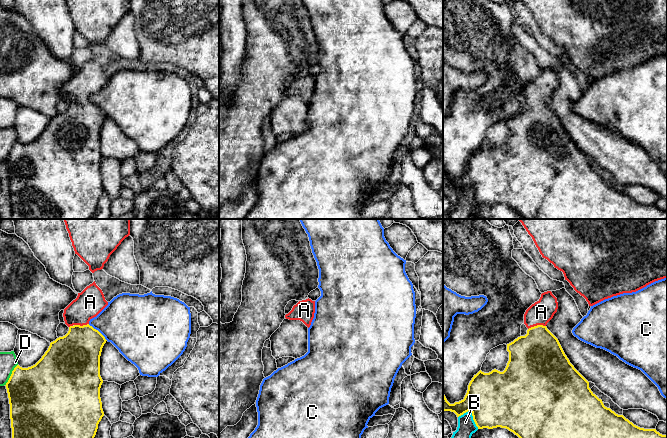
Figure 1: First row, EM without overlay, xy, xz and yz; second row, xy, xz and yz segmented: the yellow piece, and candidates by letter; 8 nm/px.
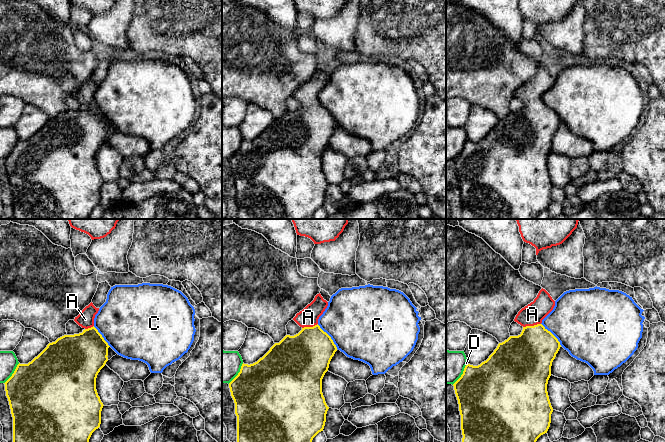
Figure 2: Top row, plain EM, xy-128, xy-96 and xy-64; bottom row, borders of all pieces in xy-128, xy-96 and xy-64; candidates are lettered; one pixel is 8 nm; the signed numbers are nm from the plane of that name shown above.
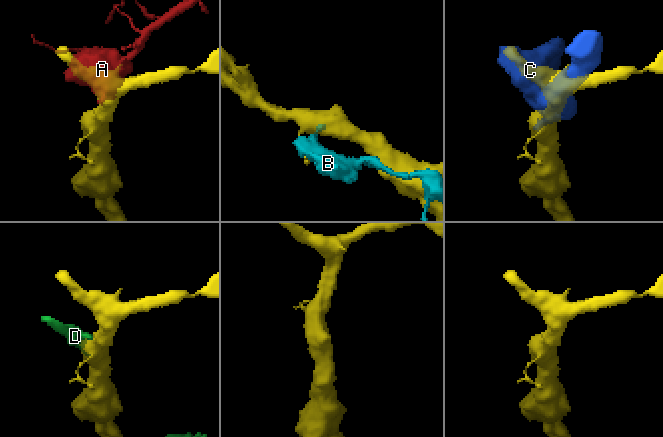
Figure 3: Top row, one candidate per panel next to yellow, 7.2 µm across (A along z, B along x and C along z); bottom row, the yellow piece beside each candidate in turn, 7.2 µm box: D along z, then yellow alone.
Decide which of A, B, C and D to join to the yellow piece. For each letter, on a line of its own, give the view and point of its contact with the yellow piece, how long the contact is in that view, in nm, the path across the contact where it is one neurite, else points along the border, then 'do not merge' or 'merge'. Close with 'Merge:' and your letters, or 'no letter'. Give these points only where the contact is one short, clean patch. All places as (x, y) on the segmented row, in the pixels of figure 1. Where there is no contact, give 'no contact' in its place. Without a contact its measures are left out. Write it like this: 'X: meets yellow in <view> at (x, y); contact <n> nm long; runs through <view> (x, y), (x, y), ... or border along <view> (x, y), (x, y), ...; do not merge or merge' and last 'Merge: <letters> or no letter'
A: meets yellow in yz at (537, 325); contact 150 nm long; runs through yz (538, 356), (537, 325), (537, 316), (541, 312); merge
B: meets yellow in yz at (472, 414); contact 190 nm long; do not merge
C: meets yellow in xy at (98, 331); contact 200 nm long; do not merge
D: meets yellow in xy at (11, 375); contact 200 nm long; do not merge
Merge: A

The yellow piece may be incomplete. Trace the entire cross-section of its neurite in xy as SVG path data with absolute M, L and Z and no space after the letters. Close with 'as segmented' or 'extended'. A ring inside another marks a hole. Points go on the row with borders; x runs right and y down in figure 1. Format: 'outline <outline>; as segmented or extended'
outline M95 281L87 286L65 309L63 313L68 333L50 343L48 350L33 366L22 368L17 365L6 383L10 404L12 438L94 438L98 424L104 416L100 398L103 380L100 376L100 356L106 343L105 337L89 321L106 306L102 290Z; extended

